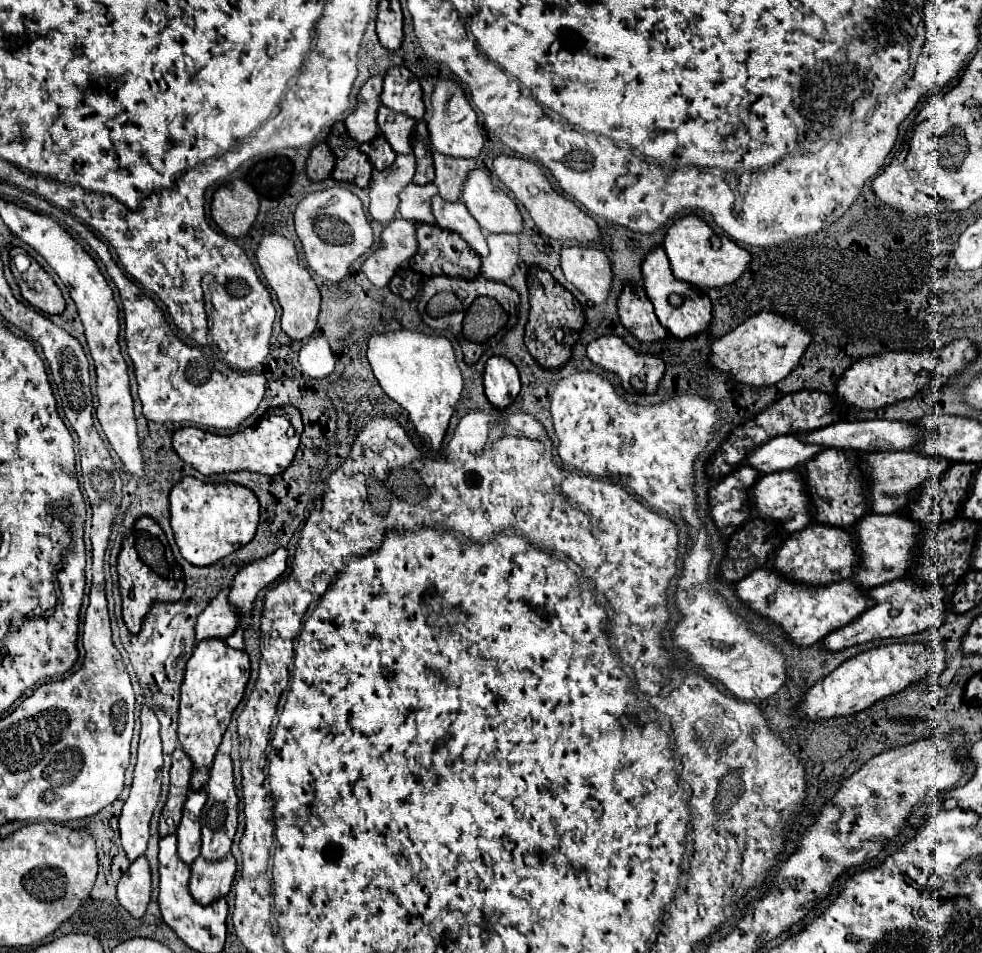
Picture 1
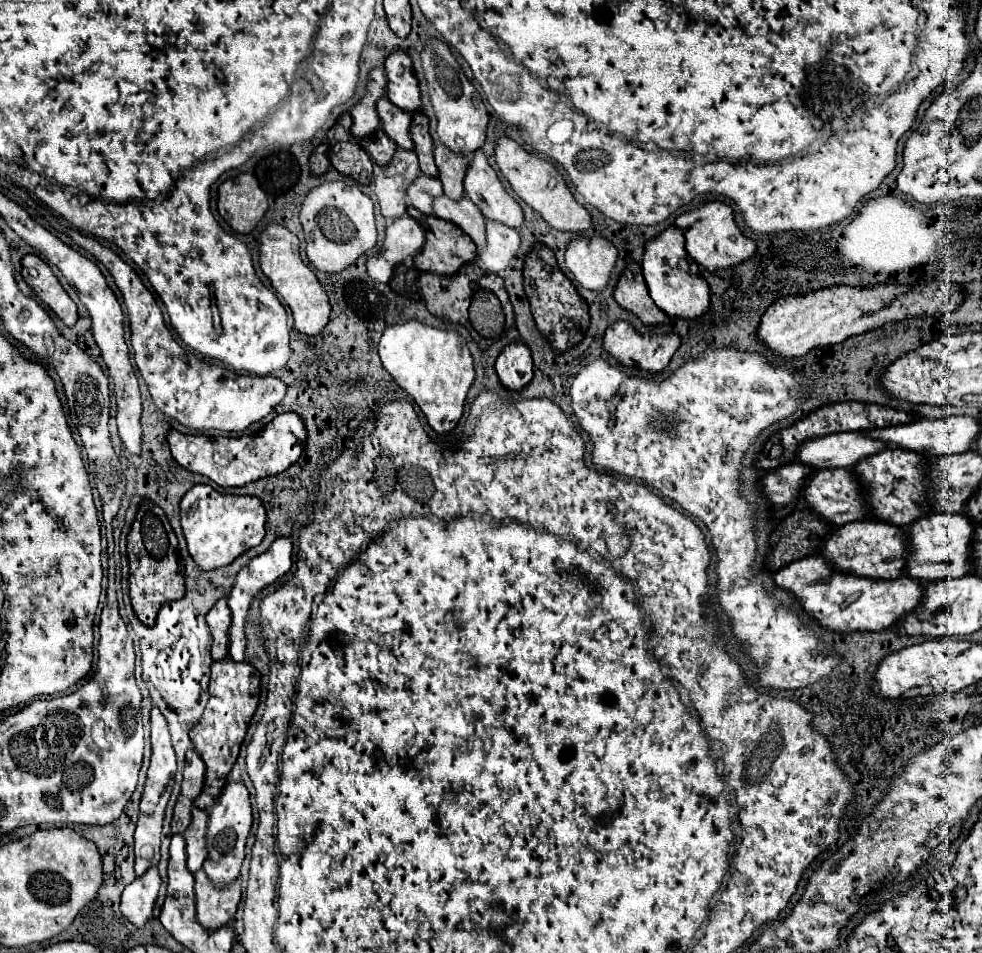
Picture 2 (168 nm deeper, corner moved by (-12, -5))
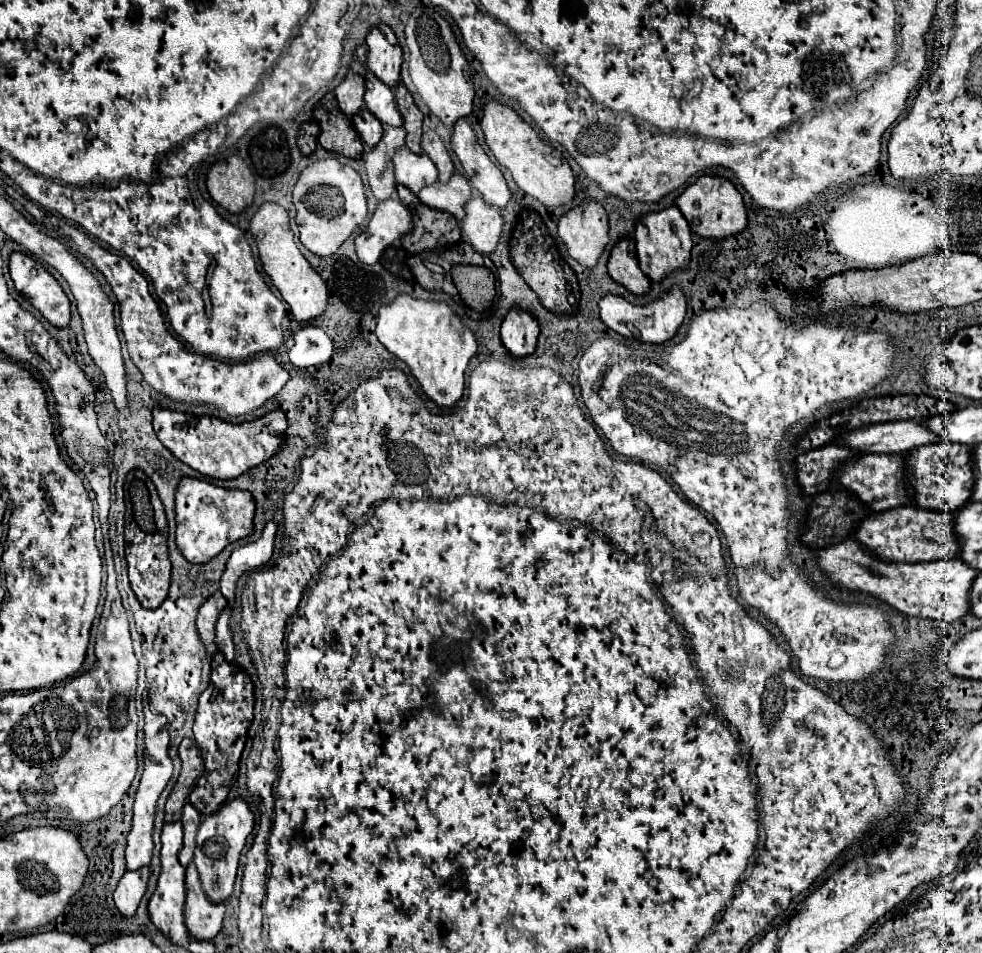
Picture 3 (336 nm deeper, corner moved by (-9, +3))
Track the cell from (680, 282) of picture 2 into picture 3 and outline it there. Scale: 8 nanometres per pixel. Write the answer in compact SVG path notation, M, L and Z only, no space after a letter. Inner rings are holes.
M670 206L662 212L646 214L636 224L636 248L640 270L650 278L650 282L662 282L668 274L682 270L686 262L690 262L692 250L692 234L686 218L676 206Z

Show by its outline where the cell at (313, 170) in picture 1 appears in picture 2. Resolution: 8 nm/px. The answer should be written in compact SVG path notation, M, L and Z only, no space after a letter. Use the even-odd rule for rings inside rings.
M319 144L313 152L311 152L311 172L315 176L321 176L325 174L329 168L331 168L331 162L329 162L329 146L327 144Z

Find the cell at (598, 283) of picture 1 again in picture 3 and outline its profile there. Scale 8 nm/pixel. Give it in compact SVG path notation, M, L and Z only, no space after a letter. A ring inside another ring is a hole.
M594 200L582 202L560 218L558 236L566 244L568 254L578 264L592 270L608 244L606 210Z

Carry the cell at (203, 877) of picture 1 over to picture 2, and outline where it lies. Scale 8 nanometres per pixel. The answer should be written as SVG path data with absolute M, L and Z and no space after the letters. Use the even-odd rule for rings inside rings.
M197 870L193 876L195 876L197 922L205 930L223 928L235 916L235 910L241 898L241 882L233 882L225 886L225 890L215 890L213 882L205 878L203 870Z

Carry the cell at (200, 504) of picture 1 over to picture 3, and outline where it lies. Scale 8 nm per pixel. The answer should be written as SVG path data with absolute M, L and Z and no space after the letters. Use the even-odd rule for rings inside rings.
M182 478L176 490L176 544L192 564L206 564L228 544L254 532L254 498L246 490L226 490L198 478Z

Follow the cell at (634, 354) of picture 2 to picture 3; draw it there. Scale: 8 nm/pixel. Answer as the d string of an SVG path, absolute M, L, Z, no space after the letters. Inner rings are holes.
M674 288L668 296L656 300L648 306L632 306L630 302L626 302L620 296L604 296L600 300L600 320L610 330L614 330L616 334L622 334L622 336L628 336L628 332L632 334L632 330L636 330L636 336L646 344L662 344L662 342L670 340L678 332L678 328L684 320L684 314L686 314L686 300L678 288Z

